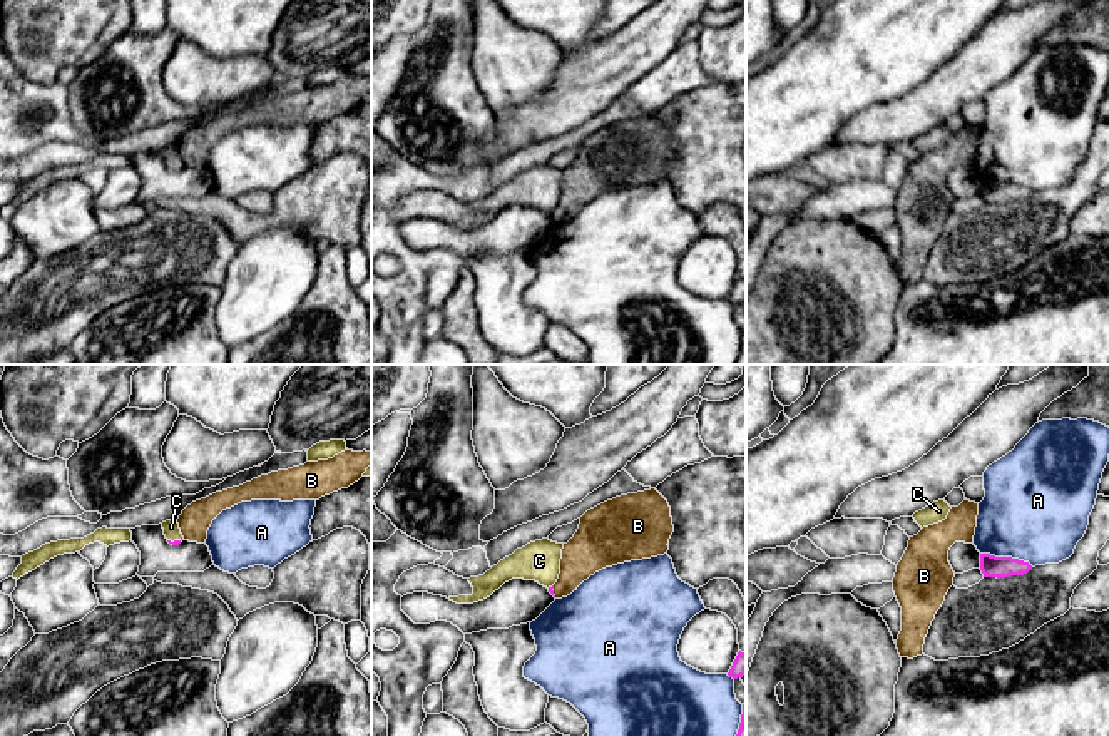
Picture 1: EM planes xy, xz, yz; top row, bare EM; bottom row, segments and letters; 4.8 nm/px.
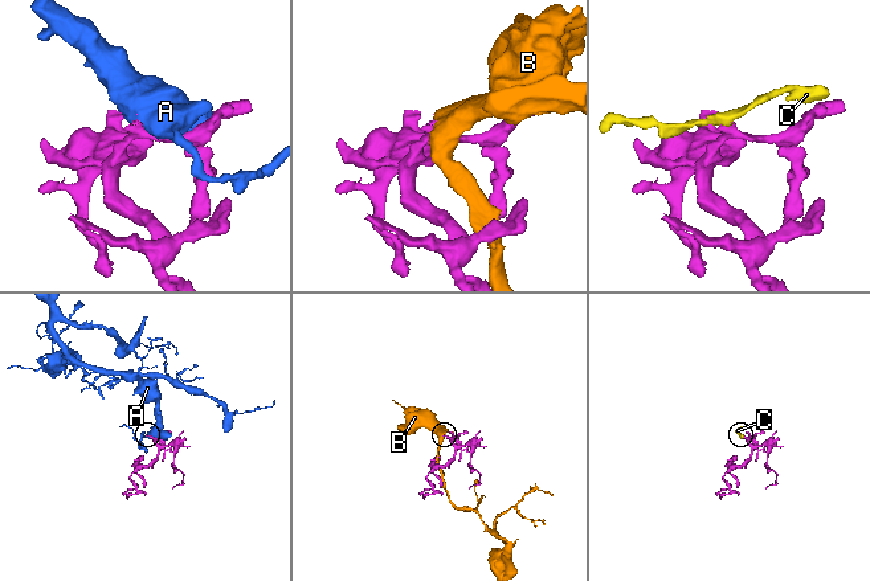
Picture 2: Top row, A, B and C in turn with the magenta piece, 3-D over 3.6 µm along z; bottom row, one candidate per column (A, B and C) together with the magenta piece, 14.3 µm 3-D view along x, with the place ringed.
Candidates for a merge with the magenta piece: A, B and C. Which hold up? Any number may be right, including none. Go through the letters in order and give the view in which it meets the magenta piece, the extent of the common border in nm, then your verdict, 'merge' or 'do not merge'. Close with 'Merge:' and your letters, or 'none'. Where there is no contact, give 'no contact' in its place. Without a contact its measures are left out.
A: meets magenta in yz; contact 260 nm long; do not merge
B: meets magenta in xz; contact 60 nm long; do not merge
C: meets magenta in xy; contact 70 nm long; merge
Merge: C

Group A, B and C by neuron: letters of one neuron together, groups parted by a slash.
A / B / C

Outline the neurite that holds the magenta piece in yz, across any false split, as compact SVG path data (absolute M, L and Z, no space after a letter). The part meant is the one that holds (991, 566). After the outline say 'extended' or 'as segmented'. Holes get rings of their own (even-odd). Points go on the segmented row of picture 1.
M980 554L980 570L984 577L1010 577L1024 575L1032 569L1029 562L1012 557L995 557L990 554Z; as segmented

